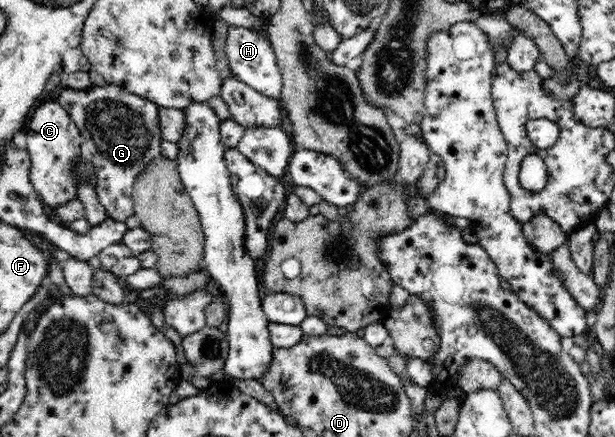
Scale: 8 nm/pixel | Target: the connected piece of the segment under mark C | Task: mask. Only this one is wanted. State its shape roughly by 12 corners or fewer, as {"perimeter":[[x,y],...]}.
{"perimeter":[[54,99],[25,116],[30,181],[57,208],[77,199],[82,136]]}

